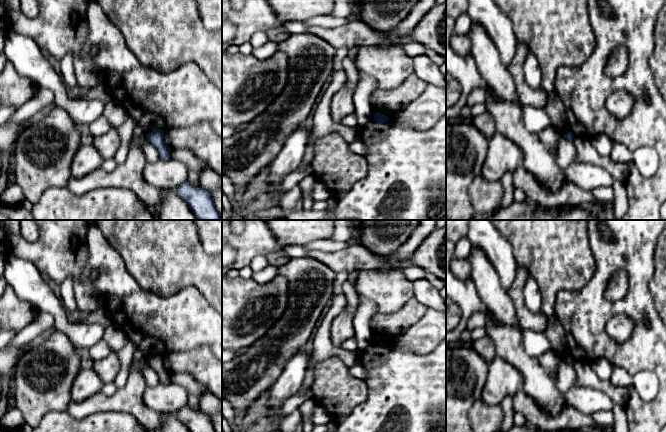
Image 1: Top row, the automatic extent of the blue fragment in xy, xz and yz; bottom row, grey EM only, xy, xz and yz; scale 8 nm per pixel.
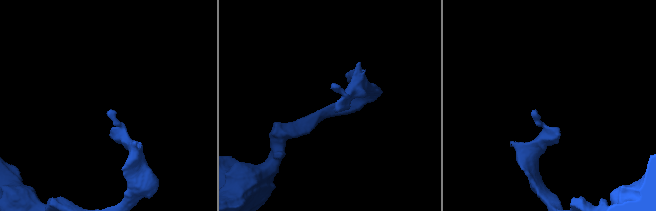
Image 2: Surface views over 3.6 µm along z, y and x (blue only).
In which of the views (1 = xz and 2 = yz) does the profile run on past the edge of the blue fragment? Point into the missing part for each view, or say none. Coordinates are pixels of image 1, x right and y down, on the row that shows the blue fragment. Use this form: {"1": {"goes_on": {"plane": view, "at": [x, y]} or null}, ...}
{"1": {"goes_on": null}, "2": {"goes_on": null}}

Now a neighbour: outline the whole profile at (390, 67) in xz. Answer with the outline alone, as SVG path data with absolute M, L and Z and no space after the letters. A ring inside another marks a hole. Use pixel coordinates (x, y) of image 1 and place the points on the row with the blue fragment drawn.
M362 46L355 60L358 72L374 78L380 89L393 89L401 85L414 73L414 58L409 57L403 47Z

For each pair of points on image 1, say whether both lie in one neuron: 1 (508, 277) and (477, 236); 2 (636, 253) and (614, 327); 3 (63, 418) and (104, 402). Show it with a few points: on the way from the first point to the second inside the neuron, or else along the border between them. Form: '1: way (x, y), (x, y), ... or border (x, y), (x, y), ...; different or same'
1: way (505, 266), (504, 261), (488, 245); same
2: border (633, 321), (615, 315), (606, 325), (611, 338); different
3: border (65, 411), (77, 418), (84, 418), (93, 414); different

